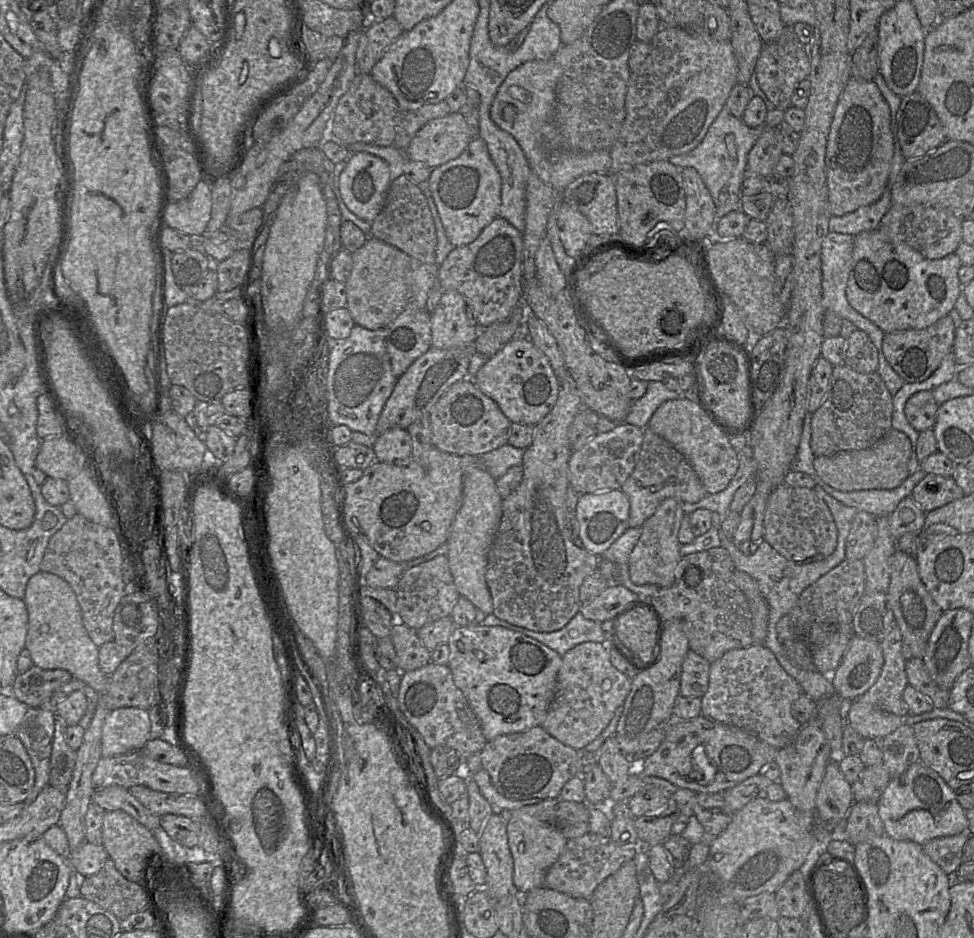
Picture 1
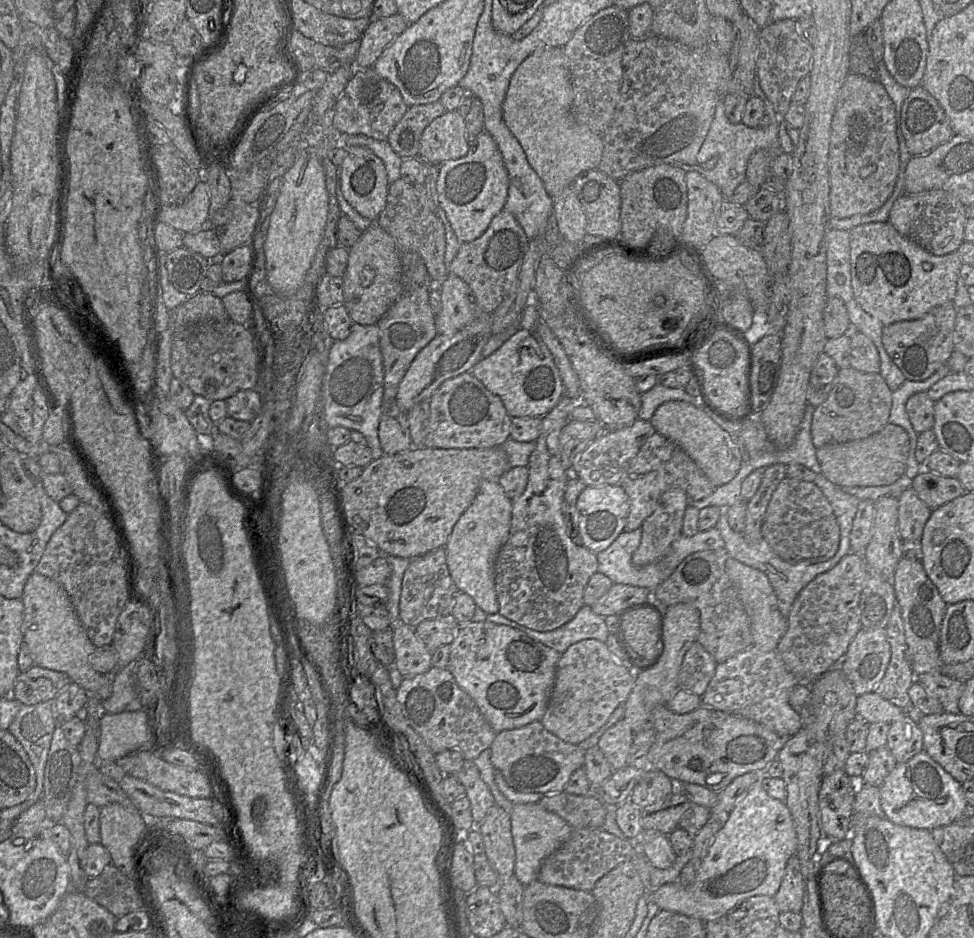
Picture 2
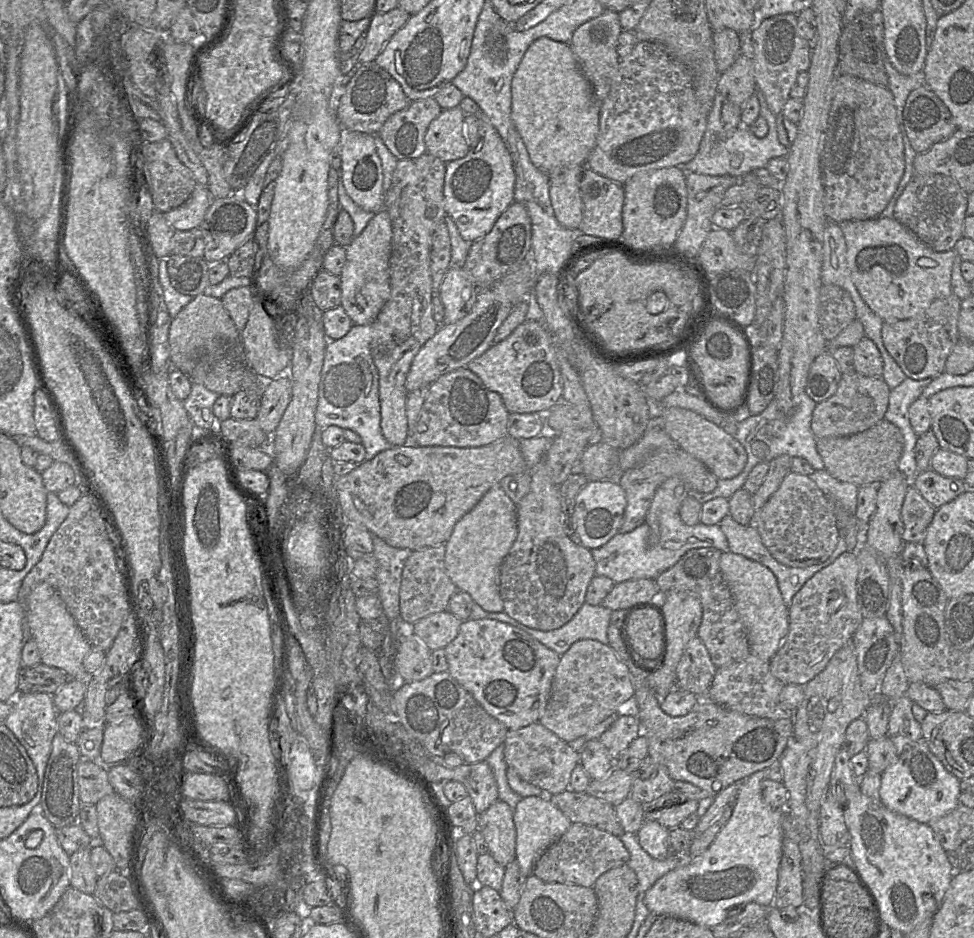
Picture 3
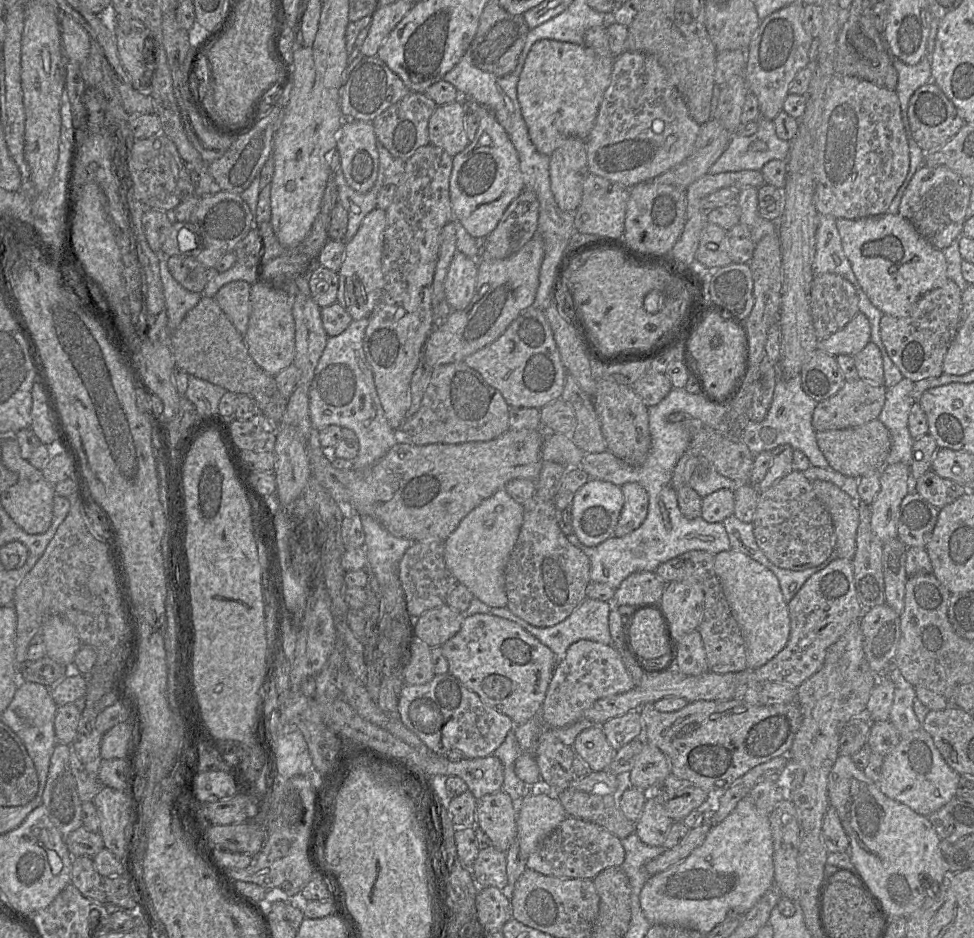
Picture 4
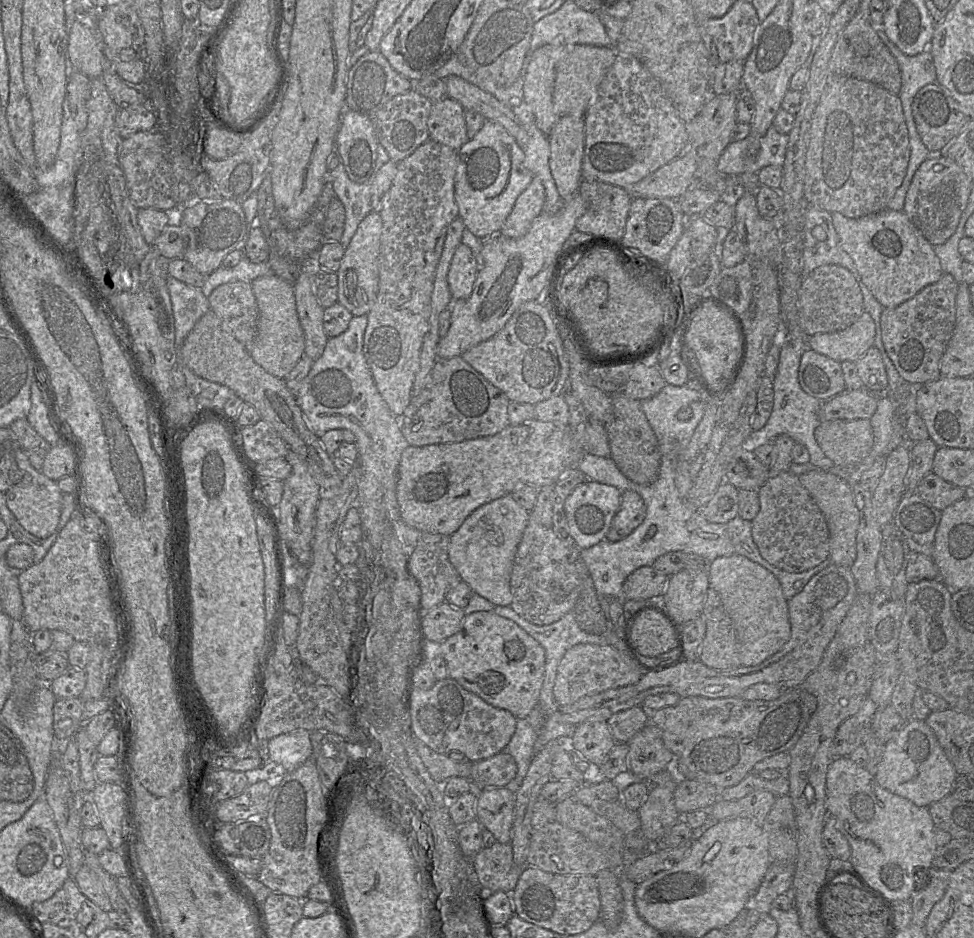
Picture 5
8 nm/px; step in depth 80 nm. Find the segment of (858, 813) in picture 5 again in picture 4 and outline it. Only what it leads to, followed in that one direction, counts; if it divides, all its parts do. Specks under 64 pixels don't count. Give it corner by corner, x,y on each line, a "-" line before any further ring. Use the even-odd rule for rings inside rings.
839,755
837,757
828,776
828,799
829,805
836,809
841,824
848,836
849,854
851,863
854,866
853,868
860,872
863,879
866,881
872,891
881,899
885,910
891,915
891,917
904,917
907,919
912,913
922,906
929,894
934,894
934,891
937,891
941,885
947,883
947,878
949,876
948,865
944,860
939,848
940,838
930,823
929,818
919,815
911,810
908,806
885,796
880,791
878,784
867,778
864,774
864,771
855,766
850,755

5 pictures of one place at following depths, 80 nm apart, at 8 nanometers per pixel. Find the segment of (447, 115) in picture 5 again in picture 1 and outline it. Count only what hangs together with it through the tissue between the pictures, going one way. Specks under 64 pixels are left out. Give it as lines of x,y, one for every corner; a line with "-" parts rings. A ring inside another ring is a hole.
451,114
431,121
418,132
407,148
406,160
438,168
462,155
470,140
468,119

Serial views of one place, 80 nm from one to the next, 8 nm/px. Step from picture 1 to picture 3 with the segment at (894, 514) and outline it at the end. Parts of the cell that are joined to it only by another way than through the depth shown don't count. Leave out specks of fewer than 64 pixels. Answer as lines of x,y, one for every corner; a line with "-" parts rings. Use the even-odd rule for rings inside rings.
908,486
901,510
903,541
923,544
935,511
936,508
924,499
915,487

